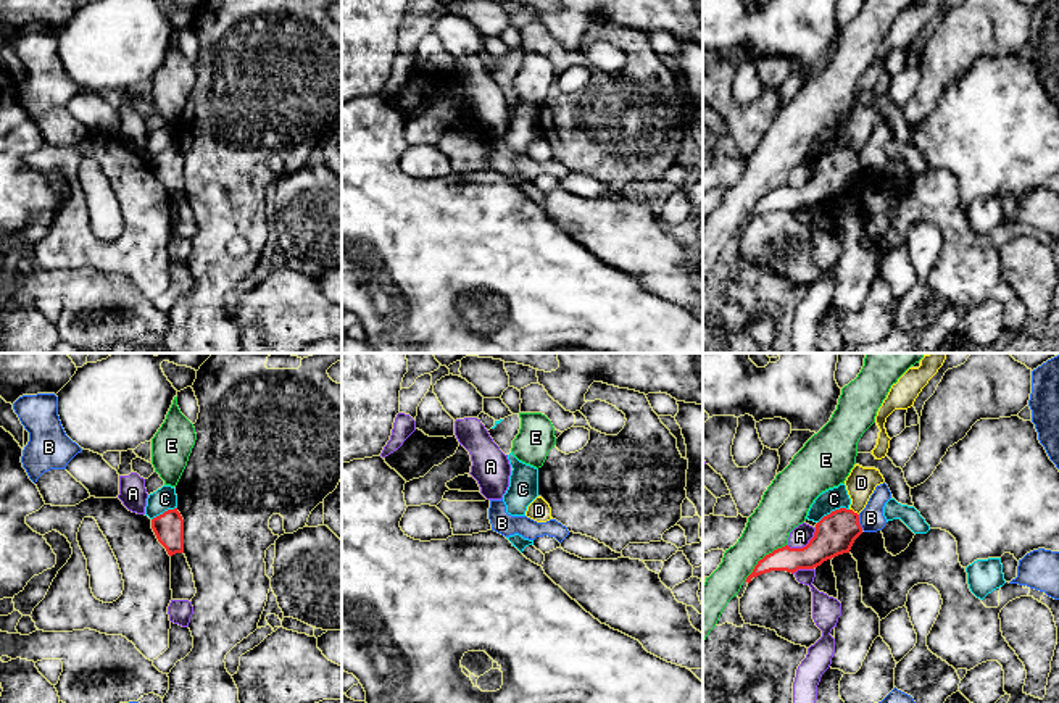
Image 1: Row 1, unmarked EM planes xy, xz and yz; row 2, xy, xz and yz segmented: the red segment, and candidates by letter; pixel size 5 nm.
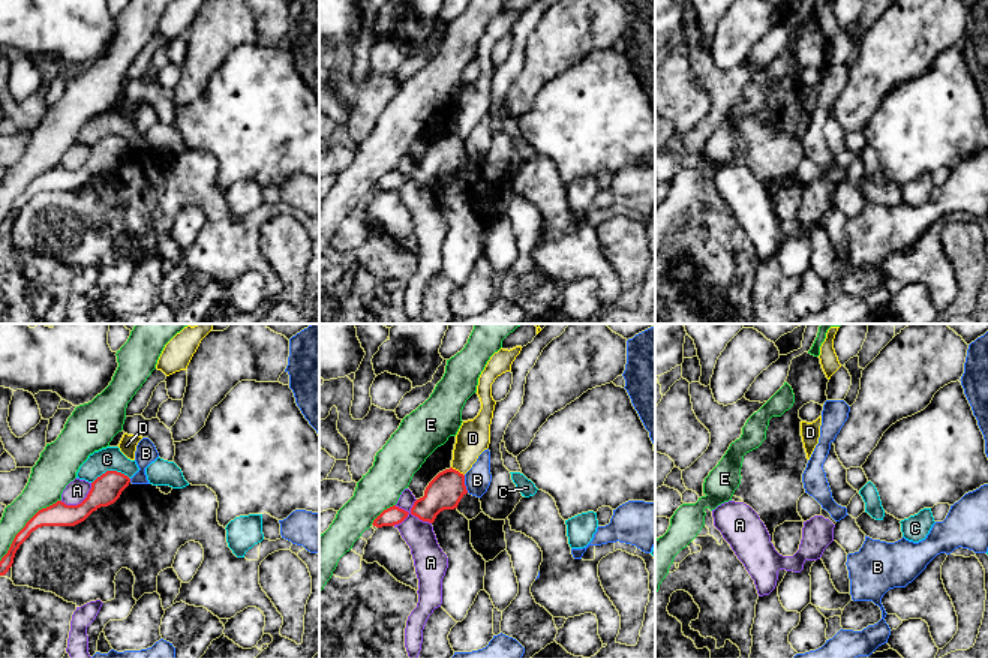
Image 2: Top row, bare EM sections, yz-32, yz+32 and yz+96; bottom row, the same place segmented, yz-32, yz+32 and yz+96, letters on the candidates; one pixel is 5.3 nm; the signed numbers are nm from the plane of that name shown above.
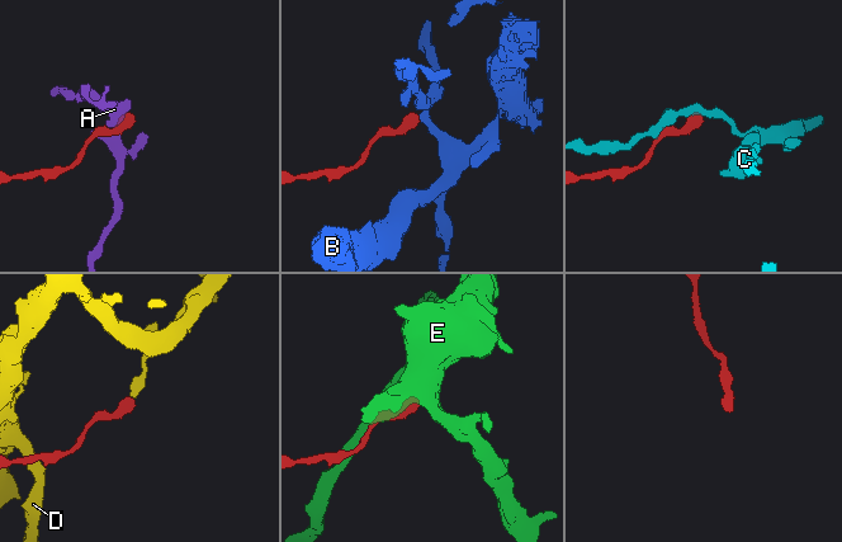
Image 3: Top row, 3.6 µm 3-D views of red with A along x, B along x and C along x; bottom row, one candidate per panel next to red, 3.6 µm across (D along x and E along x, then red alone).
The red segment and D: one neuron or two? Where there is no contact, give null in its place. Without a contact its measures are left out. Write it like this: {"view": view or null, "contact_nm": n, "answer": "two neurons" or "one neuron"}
{"view": "yz", "contact_nm": 60, "answer": "two neurons"}

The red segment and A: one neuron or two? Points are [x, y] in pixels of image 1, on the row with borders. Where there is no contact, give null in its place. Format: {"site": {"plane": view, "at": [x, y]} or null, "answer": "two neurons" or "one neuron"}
{"site": {"plane": "yz", "at": [806, 545]}, "answer": "two neurons"}

